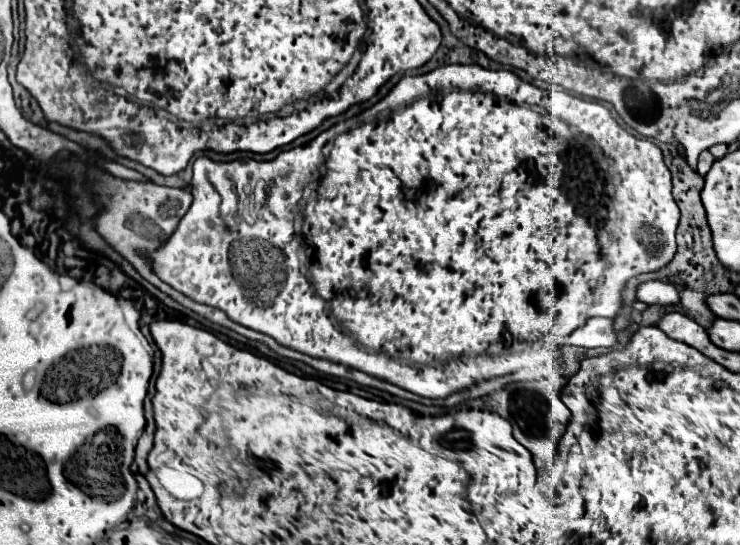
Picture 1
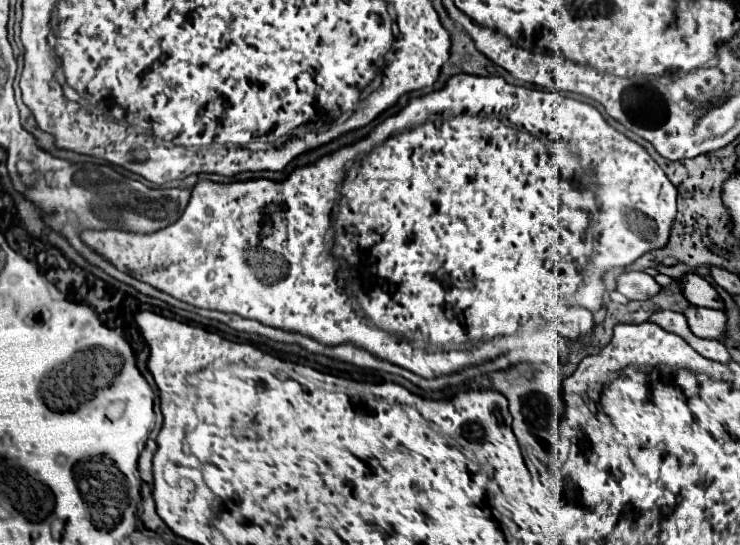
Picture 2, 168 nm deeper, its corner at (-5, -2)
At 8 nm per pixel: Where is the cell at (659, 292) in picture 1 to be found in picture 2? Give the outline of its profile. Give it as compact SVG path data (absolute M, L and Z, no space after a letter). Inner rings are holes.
M623 272L617 276L617 290L629 300L649 300L661 290L661 286L645 272Z

